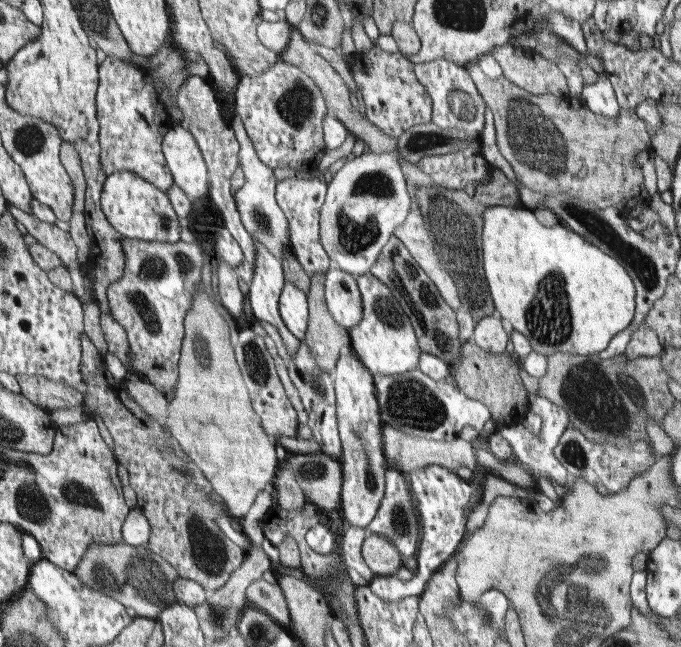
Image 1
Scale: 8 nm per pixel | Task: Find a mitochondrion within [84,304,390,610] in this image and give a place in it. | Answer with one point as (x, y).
(209, 553)

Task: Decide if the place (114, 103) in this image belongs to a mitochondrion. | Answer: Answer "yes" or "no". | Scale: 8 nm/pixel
no

